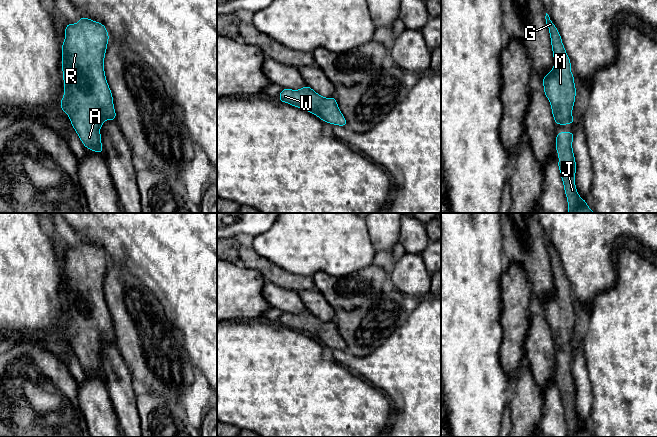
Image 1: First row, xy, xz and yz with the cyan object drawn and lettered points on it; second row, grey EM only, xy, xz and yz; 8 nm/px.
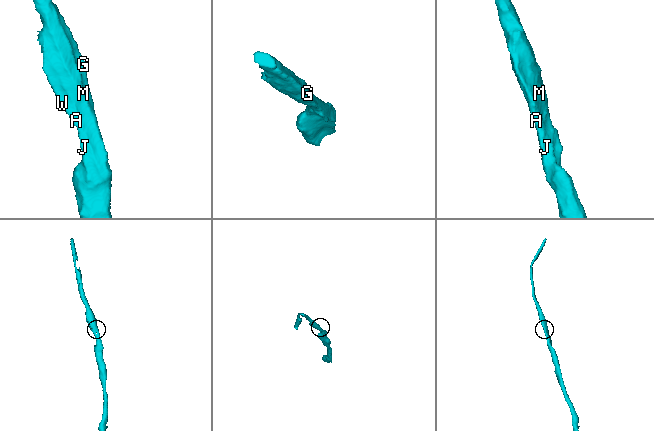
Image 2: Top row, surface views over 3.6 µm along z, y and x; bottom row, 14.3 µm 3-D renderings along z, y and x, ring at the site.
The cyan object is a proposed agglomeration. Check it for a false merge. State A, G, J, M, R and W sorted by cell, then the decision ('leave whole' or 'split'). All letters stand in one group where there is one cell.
groups A G J M R W; leave whole

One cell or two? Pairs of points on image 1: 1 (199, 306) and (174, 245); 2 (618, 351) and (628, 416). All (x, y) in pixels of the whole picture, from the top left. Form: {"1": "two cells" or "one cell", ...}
{"1": "one cell", "2": "one cell"}

